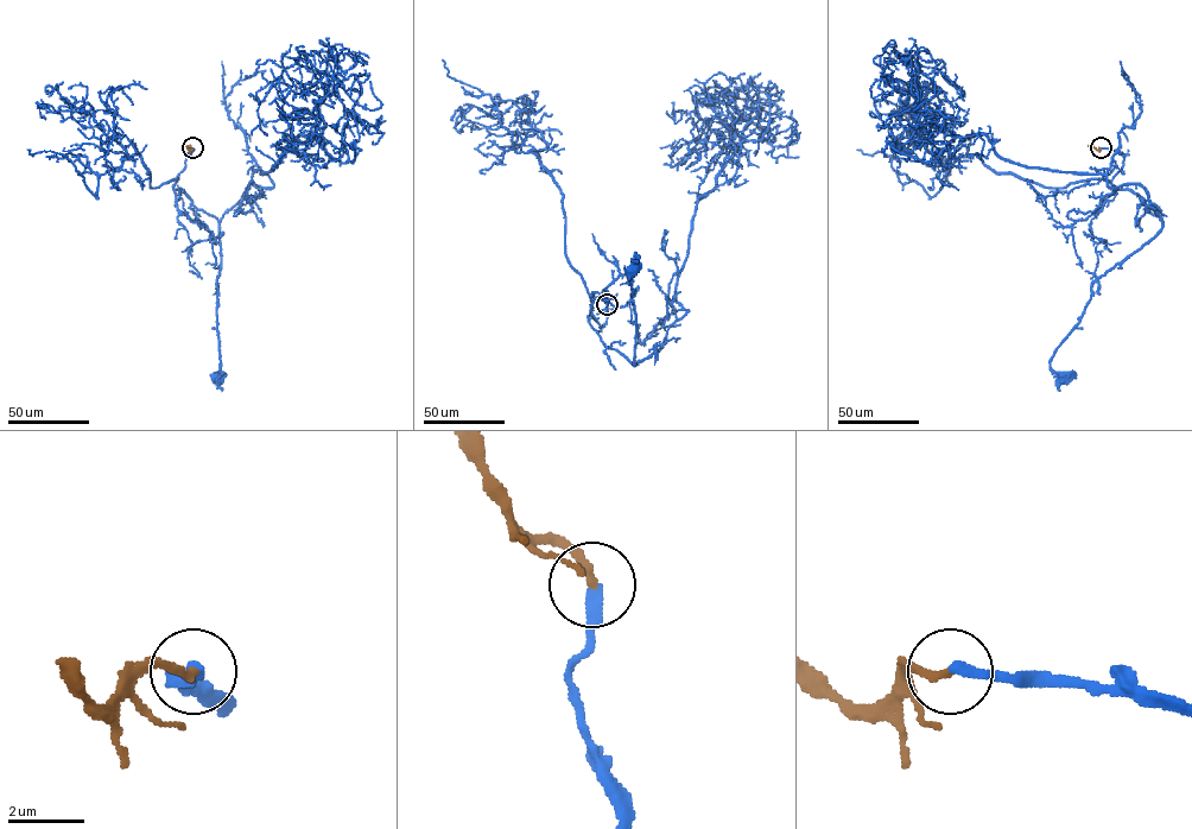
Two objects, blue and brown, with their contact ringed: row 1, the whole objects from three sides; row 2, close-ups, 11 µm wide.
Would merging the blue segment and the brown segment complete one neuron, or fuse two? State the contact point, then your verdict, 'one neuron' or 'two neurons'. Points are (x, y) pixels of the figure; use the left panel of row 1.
(192, 147) | one neuron

